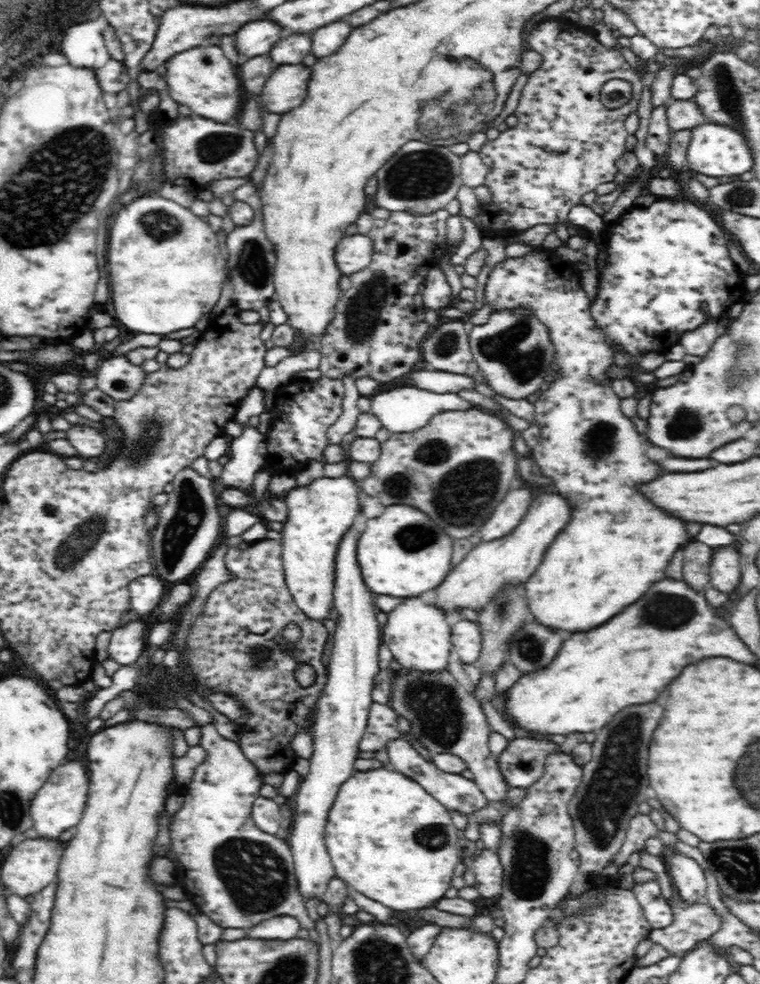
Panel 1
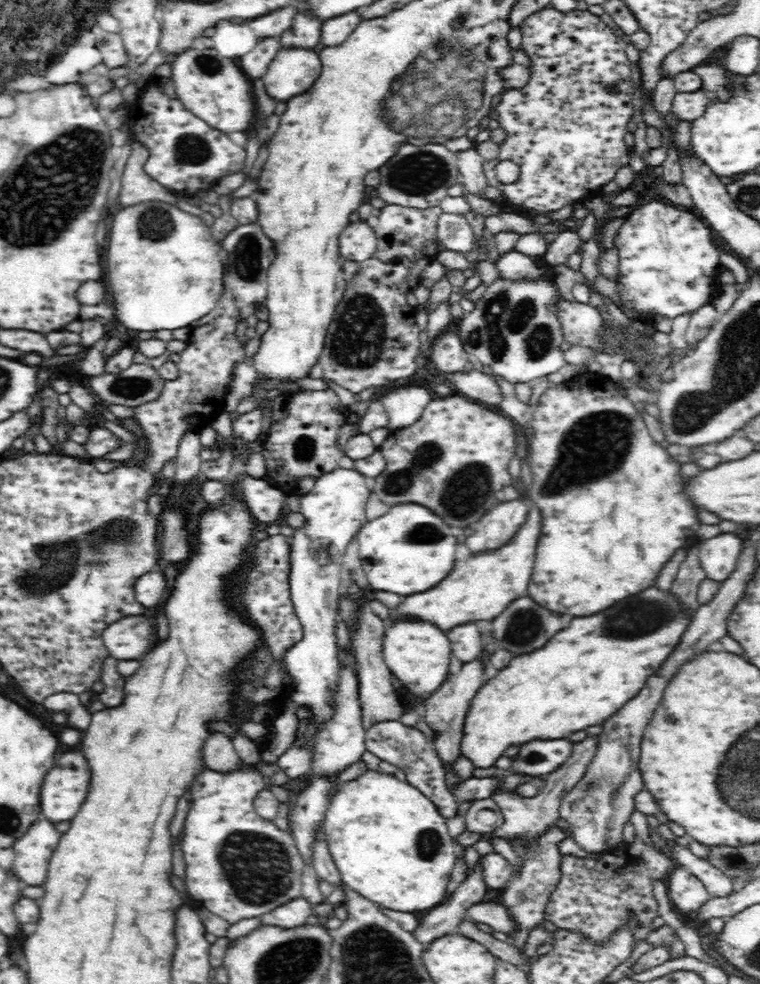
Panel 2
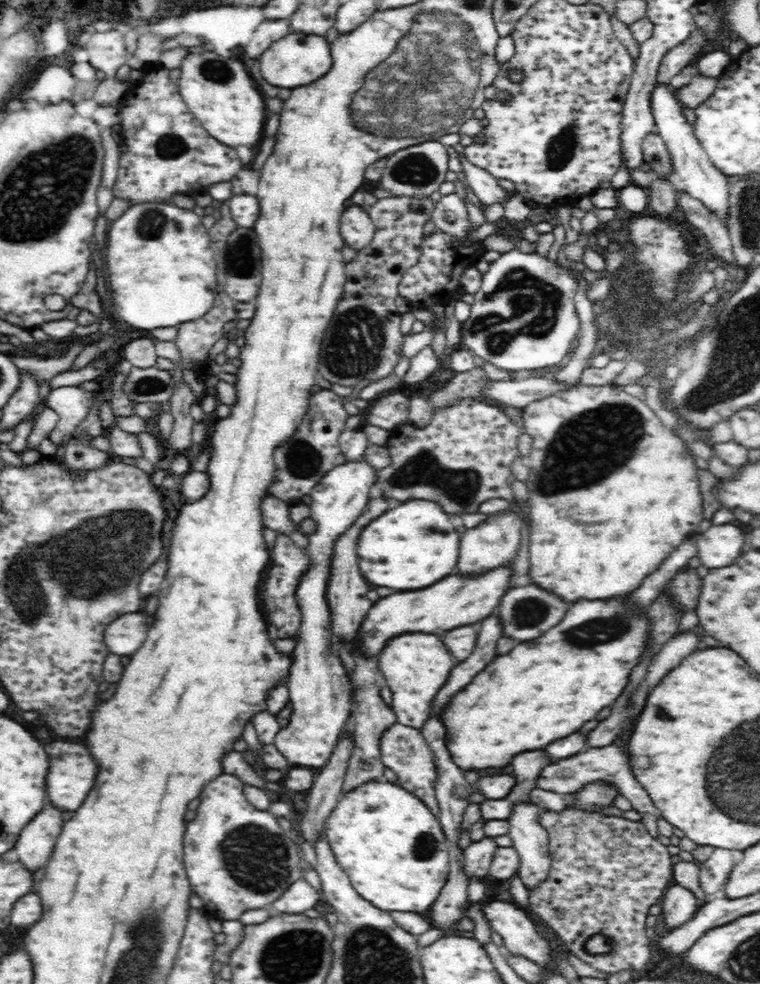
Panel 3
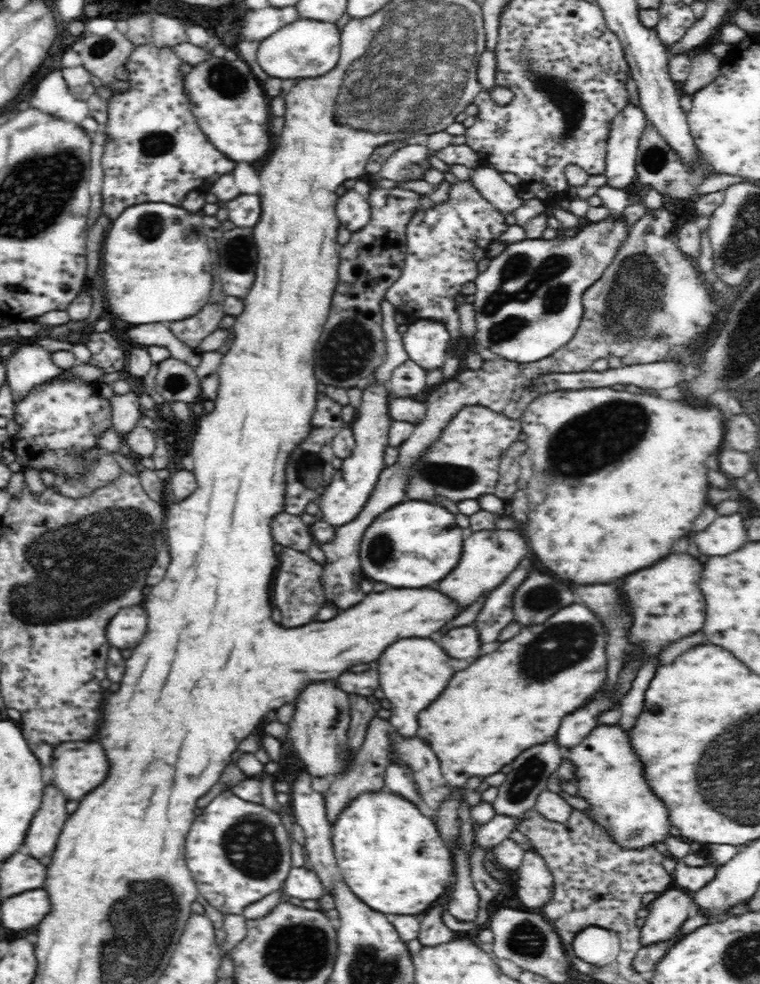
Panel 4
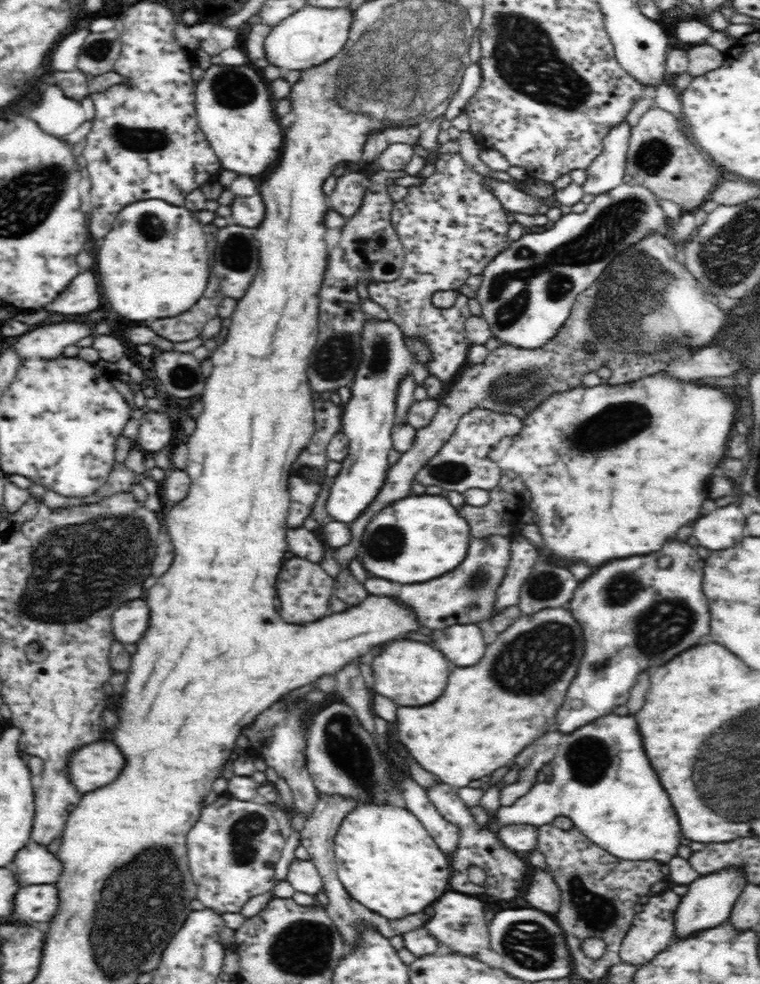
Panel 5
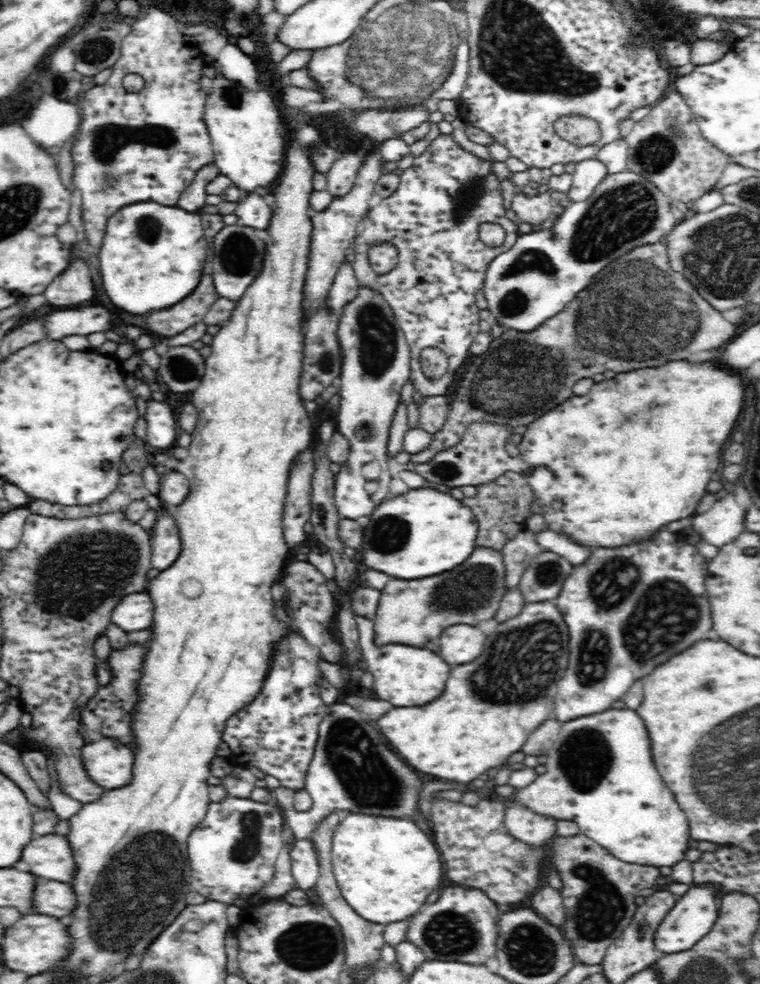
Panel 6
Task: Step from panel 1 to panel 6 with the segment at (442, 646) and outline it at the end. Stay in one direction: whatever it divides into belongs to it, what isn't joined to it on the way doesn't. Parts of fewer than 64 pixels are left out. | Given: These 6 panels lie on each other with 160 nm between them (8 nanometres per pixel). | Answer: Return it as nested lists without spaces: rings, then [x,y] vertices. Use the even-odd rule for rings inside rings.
[[[355,615],[358,643],[364,658],[373,674],[373,691],[379,699],[388,701],[396,707],[422,706],[436,700],[444,692],[448,680],[448,664],[426,648],[414,648],[407,644],[387,644],[378,647],[373,643],[373,621],[362,615]]]

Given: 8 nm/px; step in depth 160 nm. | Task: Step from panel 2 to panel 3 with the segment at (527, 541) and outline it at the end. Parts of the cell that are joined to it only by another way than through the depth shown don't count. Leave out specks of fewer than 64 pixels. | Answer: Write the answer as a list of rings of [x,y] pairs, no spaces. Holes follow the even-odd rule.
[[[511,566],[496,567],[490,569],[481,576],[462,575],[456,572],[454,576],[448,576],[440,580],[438,584],[432,584],[430,588],[418,590],[418,592],[396,592],[386,598],[380,598],[374,602],[374,612],[368,612],[365,620],[362,620],[356,642],[338,638],[335,651],[338,646],[345,646],[362,657],[377,658],[383,646],[392,638],[397,637],[398,632],[446,632],[452,628],[472,625],[498,610],[500,600],[510,590]],[[370,614],[370,616],[368,616]]]

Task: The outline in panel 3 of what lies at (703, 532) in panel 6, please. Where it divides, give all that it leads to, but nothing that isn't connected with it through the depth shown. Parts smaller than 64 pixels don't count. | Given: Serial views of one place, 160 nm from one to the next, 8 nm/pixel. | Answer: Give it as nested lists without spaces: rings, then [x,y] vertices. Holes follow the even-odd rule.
[[[718,524],[696,536],[698,558],[708,569],[732,564],[744,548],[744,532],[734,524]]]

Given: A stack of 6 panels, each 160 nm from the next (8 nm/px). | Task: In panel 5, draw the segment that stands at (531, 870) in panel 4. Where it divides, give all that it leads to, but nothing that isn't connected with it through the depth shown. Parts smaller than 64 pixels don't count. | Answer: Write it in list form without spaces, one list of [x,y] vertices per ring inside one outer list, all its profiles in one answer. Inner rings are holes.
[[[537,869],[532,874],[532,880],[530,880],[525,897],[526,902],[533,909],[554,916],[560,906],[561,891],[549,872]]]

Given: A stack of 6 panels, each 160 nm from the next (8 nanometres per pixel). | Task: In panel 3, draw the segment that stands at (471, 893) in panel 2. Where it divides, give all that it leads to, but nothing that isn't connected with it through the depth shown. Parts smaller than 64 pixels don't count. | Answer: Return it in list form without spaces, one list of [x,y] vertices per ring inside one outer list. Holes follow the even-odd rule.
[[[484,836],[480,840],[472,841],[464,848],[467,876],[479,876],[480,880],[487,880],[494,852],[497,848],[495,838],[491,836]]]

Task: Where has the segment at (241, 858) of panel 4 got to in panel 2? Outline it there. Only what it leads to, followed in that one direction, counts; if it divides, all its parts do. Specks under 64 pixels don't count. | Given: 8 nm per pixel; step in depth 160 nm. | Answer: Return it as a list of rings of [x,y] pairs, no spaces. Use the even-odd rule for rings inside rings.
[[[256,768],[229,773],[203,770],[194,778],[191,787],[194,802],[186,816],[182,852],[186,860],[186,874],[183,878],[193,897],[202,902],[204,909],[236,924],[244,918],[265,915],[266,912],[302,896],[303,858],[290,830],[281,830],[270,820],[264,820],[254,808],[257,795],[267,789],[269,782]]]

